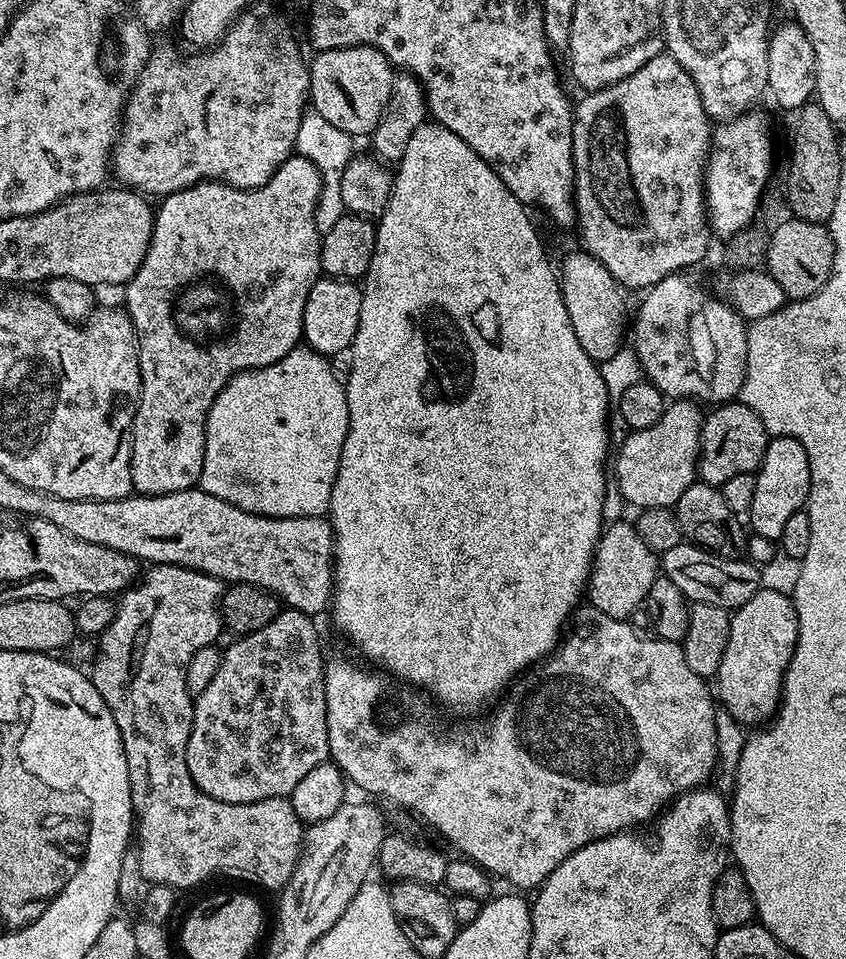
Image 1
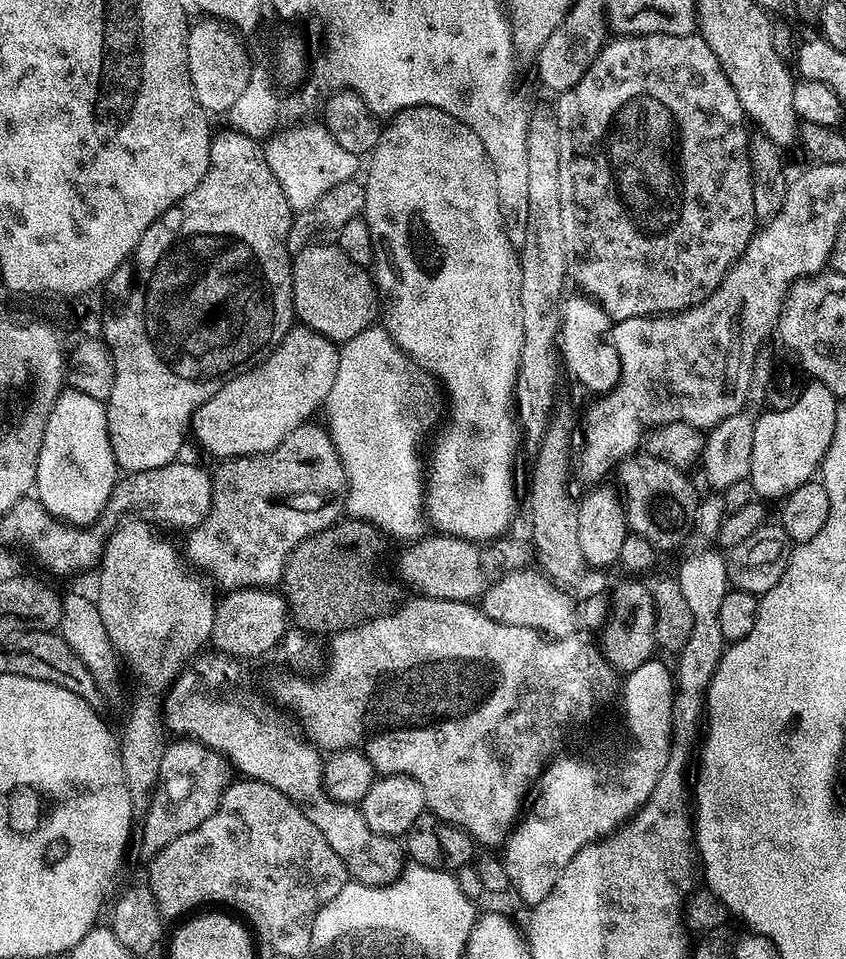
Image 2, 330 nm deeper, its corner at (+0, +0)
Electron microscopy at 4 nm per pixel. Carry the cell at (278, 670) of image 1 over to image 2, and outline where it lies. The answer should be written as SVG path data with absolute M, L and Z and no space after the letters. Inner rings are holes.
M176 738L173 741L162 754L158 790L152 793L148 813L142 818L144 826L138 830L140 852L144 858L157 856L167 844L174 842L174 838L202 826L202 822L218 810L224 791L234 779L233 769L223 753L191 738Z

